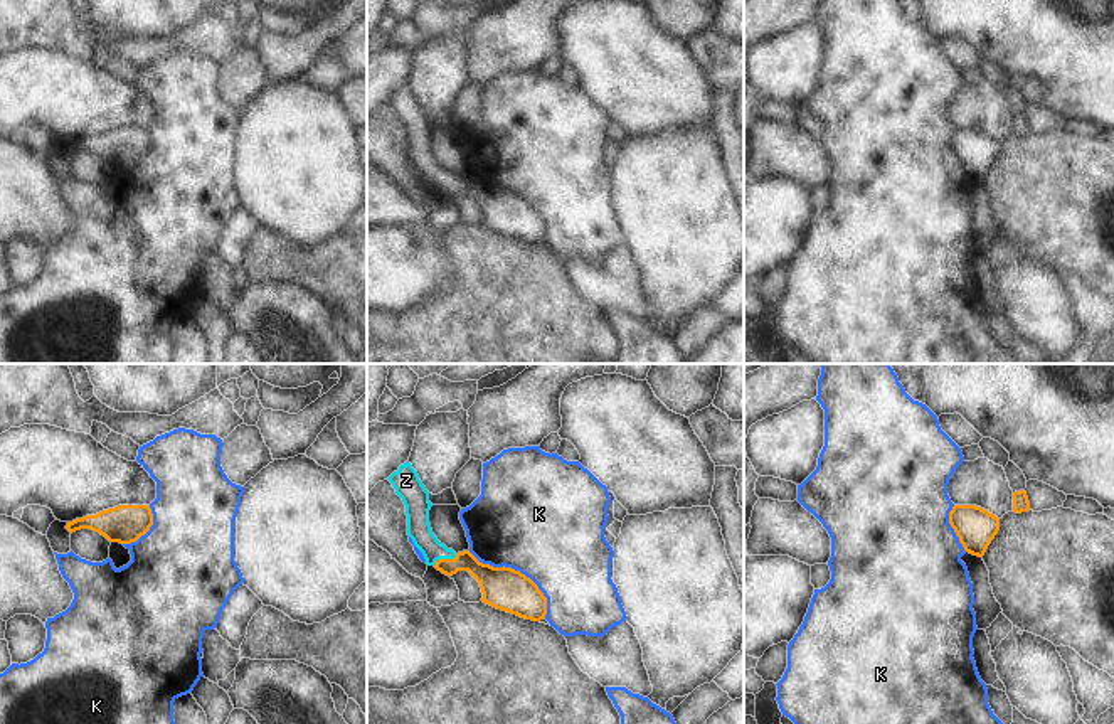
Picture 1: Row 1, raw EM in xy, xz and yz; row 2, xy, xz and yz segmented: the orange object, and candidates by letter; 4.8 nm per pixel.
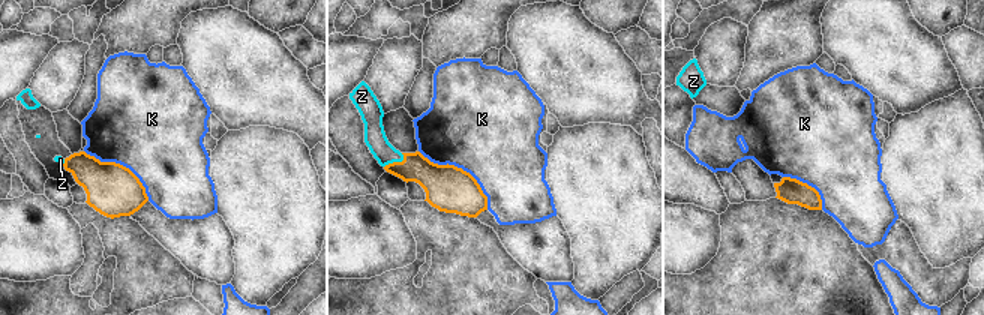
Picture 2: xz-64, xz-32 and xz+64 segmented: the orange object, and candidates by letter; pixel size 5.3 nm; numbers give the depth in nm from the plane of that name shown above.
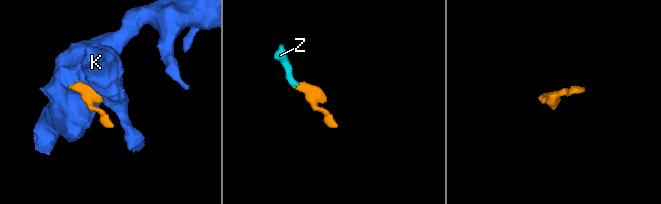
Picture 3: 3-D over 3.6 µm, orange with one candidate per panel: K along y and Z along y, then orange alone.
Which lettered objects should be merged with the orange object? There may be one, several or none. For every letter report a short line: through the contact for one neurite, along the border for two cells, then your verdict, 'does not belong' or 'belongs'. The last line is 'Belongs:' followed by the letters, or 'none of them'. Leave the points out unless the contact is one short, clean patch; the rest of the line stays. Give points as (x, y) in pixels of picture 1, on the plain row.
K: does not belong
Z: line xz (492, 202), (466, 184), (445, 182), (423, 160), (419, 152); belongs
Belongs: Z

